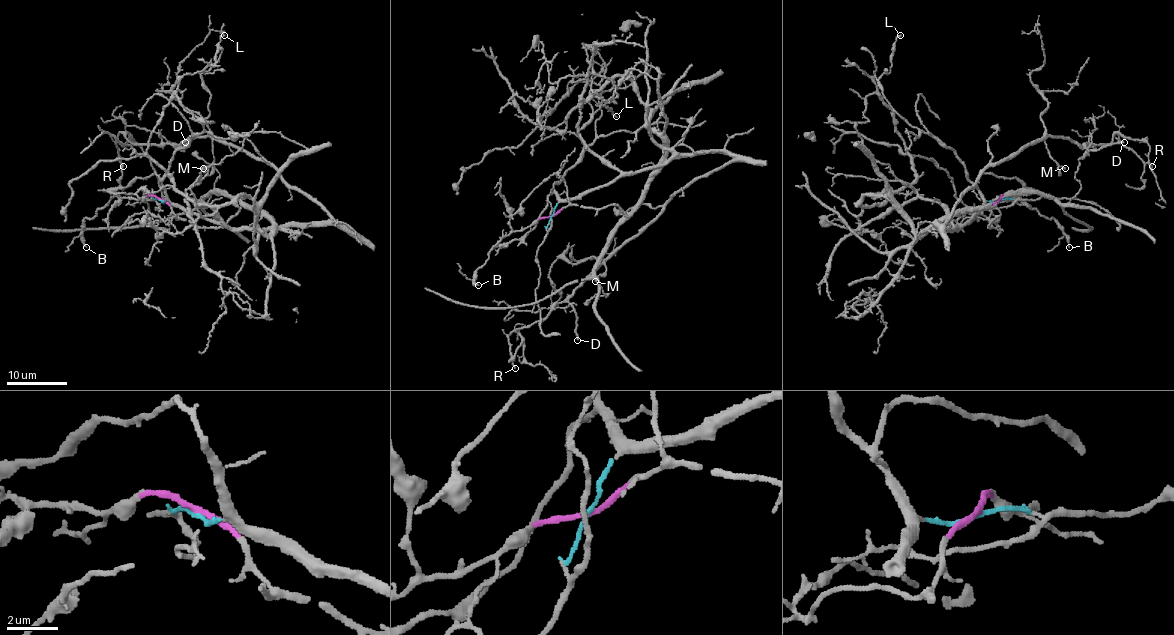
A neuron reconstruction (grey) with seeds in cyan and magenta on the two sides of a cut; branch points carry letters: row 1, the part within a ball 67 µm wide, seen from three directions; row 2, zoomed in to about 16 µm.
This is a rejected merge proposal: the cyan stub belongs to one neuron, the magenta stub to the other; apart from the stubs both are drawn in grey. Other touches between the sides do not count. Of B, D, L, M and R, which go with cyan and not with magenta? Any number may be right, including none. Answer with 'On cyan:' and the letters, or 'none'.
On cyan: D, L, M, R

